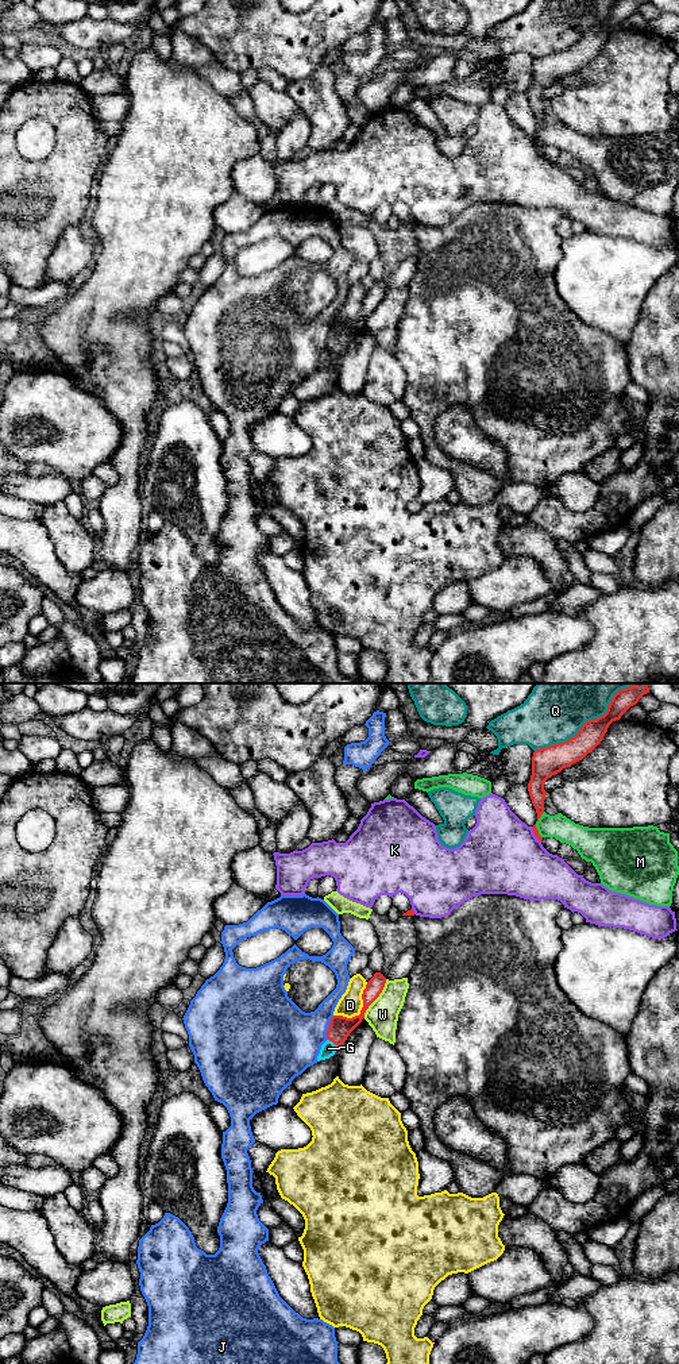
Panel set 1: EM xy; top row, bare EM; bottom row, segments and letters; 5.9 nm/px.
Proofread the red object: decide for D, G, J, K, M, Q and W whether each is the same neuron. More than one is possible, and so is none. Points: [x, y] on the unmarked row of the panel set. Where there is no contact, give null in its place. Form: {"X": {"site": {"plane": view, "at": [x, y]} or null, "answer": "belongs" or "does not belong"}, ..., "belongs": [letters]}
{"D": {"site": {"plane": "xy", "at": [361, 319]}, "answer": "does not belong"}, "G": {"site": {"plane": "xy", "at": [334, 351]}, "answer": "does not belong"}, "J": {"site": {"plane": "xy", "at": [328, 336]}, "answer": "does not belong"}, "K": {"site": {"plane": "xy", "at": [535, 143]}, "answer": "does not belong"}, "M": {"site": {"plane": "xy", "at": [535, 134]}, "answer": "does not belong"}, "Q": {"site": {"plane": "xy", "at": [581, 37]}, "answer": "does not belong"}, "W": {"site": {"plane": "xy", "at": [377, 305]}, "answer": "does not belong"}, "belongs": []}

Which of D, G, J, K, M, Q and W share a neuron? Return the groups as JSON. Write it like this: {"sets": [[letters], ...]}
{"sets": [["D"], ["G"], ["J"], ["K"], ["M"], ["Q"], ["W"]]}

